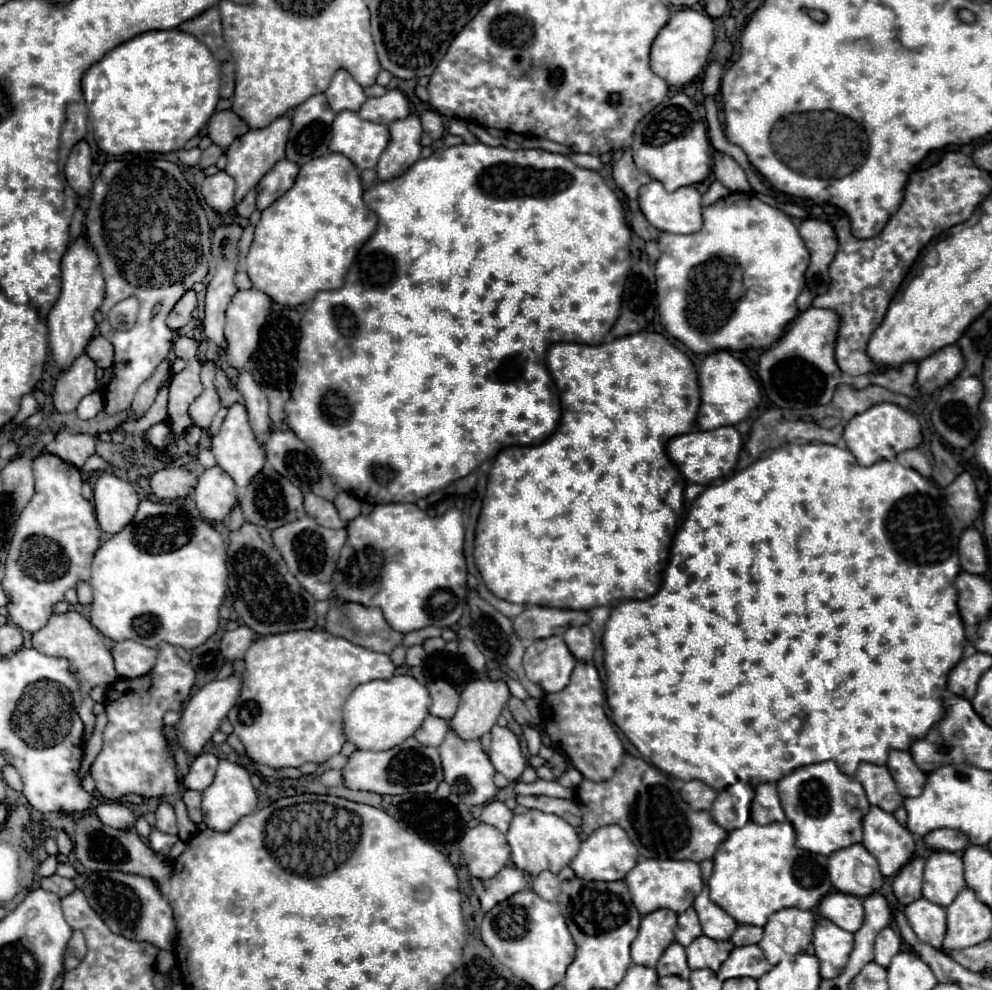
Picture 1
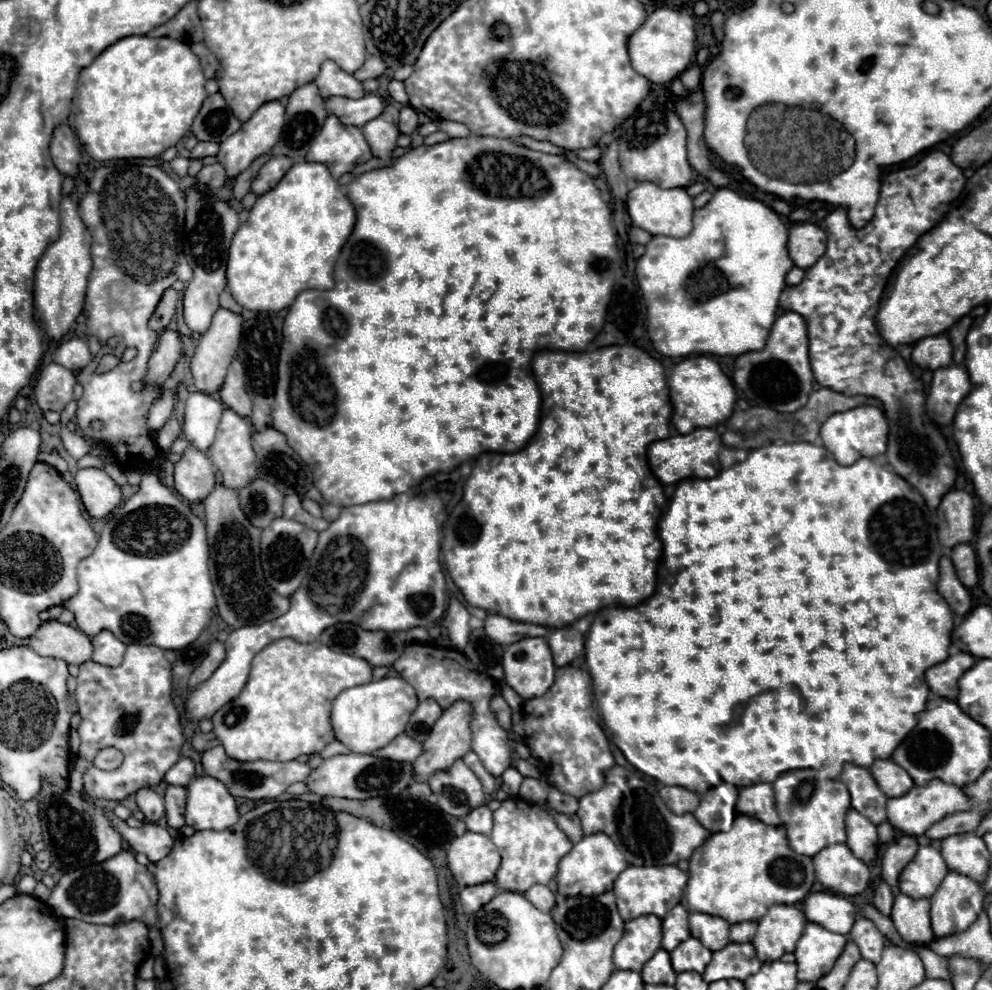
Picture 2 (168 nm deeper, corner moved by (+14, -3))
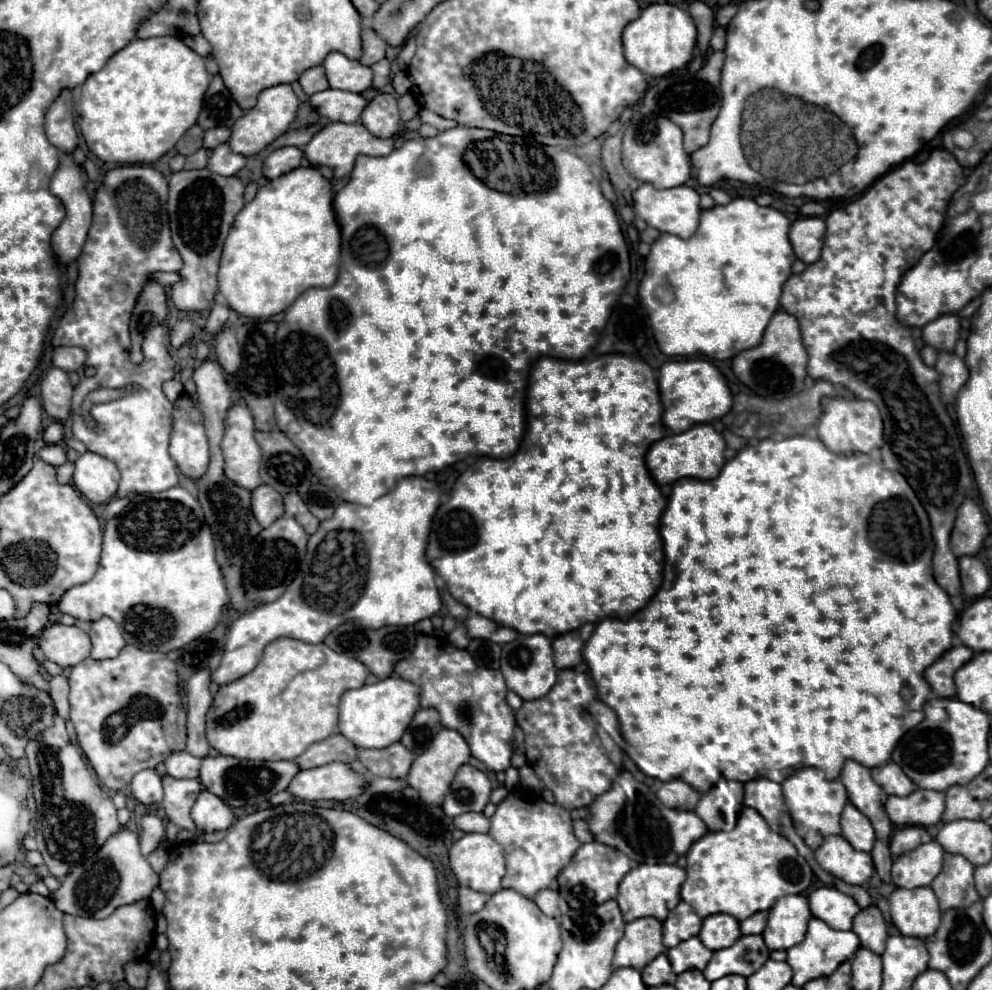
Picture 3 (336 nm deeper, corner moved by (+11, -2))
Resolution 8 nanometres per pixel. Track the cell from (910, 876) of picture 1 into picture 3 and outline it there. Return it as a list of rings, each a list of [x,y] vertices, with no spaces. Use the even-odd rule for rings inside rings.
[[[905,826],[905,828],[899,828],[893,834],[893,838],[891,838],[891,854],[893,854],[893,858],[897,858],[899,854],[911,852],[919,844],[929,842],[929,840],[931,840],[931,834],[923,826]]]

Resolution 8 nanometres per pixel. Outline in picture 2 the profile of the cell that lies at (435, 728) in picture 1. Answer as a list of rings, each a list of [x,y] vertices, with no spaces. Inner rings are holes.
[[[402,733],[390,745],[376,751],[376,755],[382,755],[382,757],[394,759],[394,761],[412,763],[412,761],[416,761],[420,757],[420,751],[424,751],[424,745],[416,743],[416,739],[412,739],[408,733]]]

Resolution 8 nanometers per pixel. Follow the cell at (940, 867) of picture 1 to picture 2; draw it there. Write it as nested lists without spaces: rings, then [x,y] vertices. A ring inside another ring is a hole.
[[[932,845],[920,847],[900,875],[900,891],[912,899],[930,899],[944,881],[944,875],[948,875],[948,867],[940,851]]]

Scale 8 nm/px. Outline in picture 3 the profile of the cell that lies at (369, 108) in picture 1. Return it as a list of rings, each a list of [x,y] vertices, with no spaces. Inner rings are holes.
[[[323,90],[319,94],[313,94],[309,98],[311,108],[315,108],[321,116],[325,116],[331,122],[357,122],[363,108],[367,106],[367,100],[361,94],[345,92],[345,90]]]

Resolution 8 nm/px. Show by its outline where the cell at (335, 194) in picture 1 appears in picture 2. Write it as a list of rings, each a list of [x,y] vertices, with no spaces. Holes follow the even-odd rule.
[[[296,163],[290,171],[280,179],[280,183],[260,195],[250,209],[248,221],[236,231],[232,245],[230,245],[230,259],[228,259],[228,289],[232,297],[250,311],[266,311],[278,313],[290,307],[300,291],[306,289],[332,289],[334,279],[334,263],[340,253],[340,247],[346,243],[352,227],[356,223],[356,211],[350,199],[340,191],[338,181],[332,177],[324,163]]]

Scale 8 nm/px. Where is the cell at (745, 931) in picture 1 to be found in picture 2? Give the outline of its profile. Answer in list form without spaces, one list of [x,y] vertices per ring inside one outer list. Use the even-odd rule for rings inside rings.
[[[746,921],[746,923],[736,923],[730,927],[730,943],[748,943],[756,933],[756,923]]]

